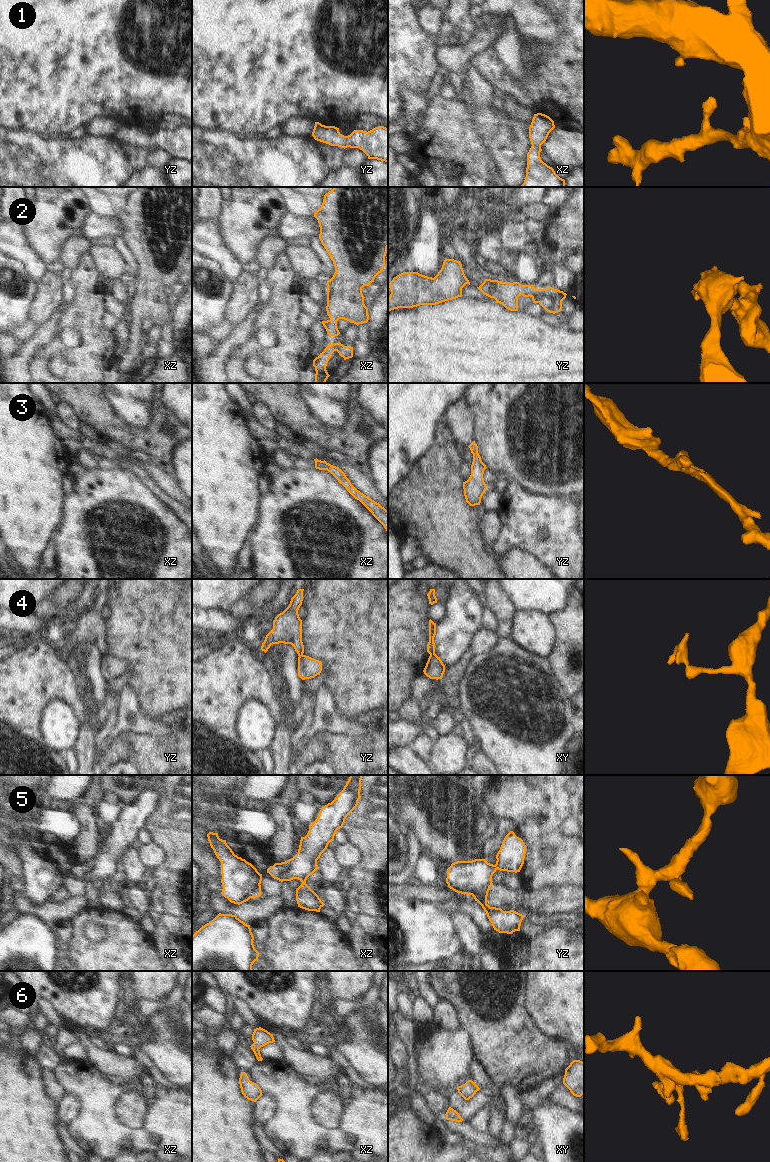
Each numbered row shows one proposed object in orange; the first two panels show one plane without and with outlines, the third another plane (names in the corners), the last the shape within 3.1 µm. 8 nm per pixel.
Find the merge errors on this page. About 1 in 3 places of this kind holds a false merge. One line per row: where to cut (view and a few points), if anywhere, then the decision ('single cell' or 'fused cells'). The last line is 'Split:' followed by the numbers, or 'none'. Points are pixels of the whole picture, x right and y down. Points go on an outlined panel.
1: no cut; single cell
2: no cut; single cell
3: no cut; single cell
4: cut in xy along (434, 653), (430, 655); fused cells
5: no cut; single cell
6: no cut; single cell
Split: 4

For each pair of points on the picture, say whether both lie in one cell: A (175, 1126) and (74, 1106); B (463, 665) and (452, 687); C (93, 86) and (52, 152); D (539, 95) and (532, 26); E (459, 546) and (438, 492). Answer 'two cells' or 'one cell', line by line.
A: two cells
B: one cell
C: two cells
D: one cell
E: one cell

